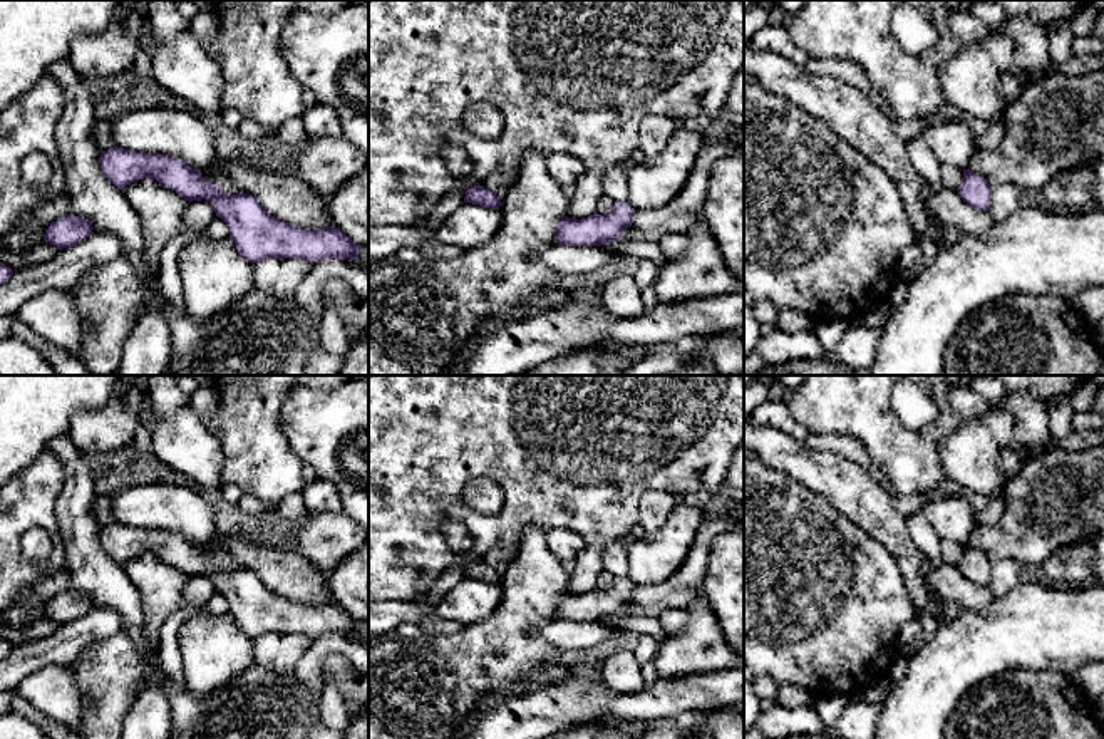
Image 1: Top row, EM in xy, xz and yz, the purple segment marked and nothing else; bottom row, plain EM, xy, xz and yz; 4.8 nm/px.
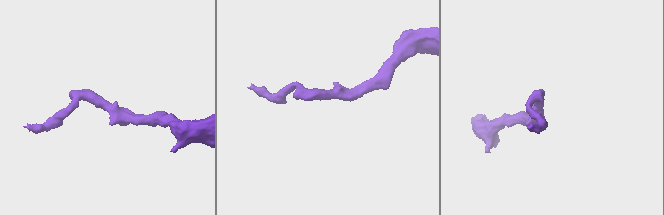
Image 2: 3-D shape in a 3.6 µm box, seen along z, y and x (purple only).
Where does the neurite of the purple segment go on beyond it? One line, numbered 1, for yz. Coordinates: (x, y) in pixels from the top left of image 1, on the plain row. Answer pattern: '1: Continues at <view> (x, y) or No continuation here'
1: No continuation here

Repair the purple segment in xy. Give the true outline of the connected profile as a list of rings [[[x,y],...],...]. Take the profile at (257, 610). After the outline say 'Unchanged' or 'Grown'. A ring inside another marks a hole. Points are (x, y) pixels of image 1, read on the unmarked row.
[[[114,521],[101,528],[99,540],[107,556],[119,565],[142,553],[154,553],[189,578],[209,576],[216,592],[230,603],[236,625],[251,638],[263,633],[303,633],[312,638],[325,633],[359,637],[360,620],[335,602],[303,605],[283,598],[268,590],[255,571],[224,568],[179,533]]]. Unchanged

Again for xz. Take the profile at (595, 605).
[[[628,576],[615,578],[608,590],[593,588],[588,593],[561,593],[556,618],[573,622],[601,622],[618,615],[632,602],[635,585]]]. Unchanged

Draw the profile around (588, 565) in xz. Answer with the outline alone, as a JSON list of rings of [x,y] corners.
[[[585,546],[575,558],[575,571],[570,575],[568,593],[588,593],[596,588],[598,576],[605,571],[603,546]]]

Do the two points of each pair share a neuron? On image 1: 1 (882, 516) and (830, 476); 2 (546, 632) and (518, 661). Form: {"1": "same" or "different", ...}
{"1": "same", "2": "different"}

